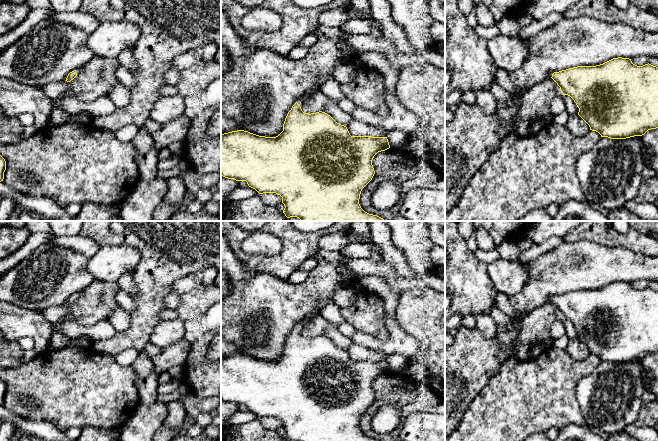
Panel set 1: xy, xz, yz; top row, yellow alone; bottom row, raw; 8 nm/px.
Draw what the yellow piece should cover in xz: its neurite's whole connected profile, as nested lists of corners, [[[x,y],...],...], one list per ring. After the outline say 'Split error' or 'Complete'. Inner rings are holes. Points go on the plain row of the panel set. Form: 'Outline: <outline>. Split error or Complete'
Outline: [[[316,309],[297,324],[285,342],[283,355],[276,361],[259,360],[244,354],[221,358],[221,399],[236,405],[246,405],[259,418],[280,419],[286,441],[379,441],[365,436],[359,423],[362,413],[375,398],[372,389],[374,380],[390,372],[388,363],[351,360],[346,350],[337,347],[325,336],[304,337],[301,333],[304,324],[320,312]]]. Split error

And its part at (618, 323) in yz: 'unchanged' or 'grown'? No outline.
unchanged

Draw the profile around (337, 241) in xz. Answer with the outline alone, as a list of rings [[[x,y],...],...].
[[[348,229],[346,231],[336,232],[323,236],[319,241],[319,246],[327,251],[340,252],[349,244],[361,242],[363,242],[363,237],[356,234],[351,229]]]

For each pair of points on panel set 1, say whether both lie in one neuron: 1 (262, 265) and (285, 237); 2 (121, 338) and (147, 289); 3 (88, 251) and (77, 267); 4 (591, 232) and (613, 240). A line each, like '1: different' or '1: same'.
1: same
2: same
3: different
4: same

